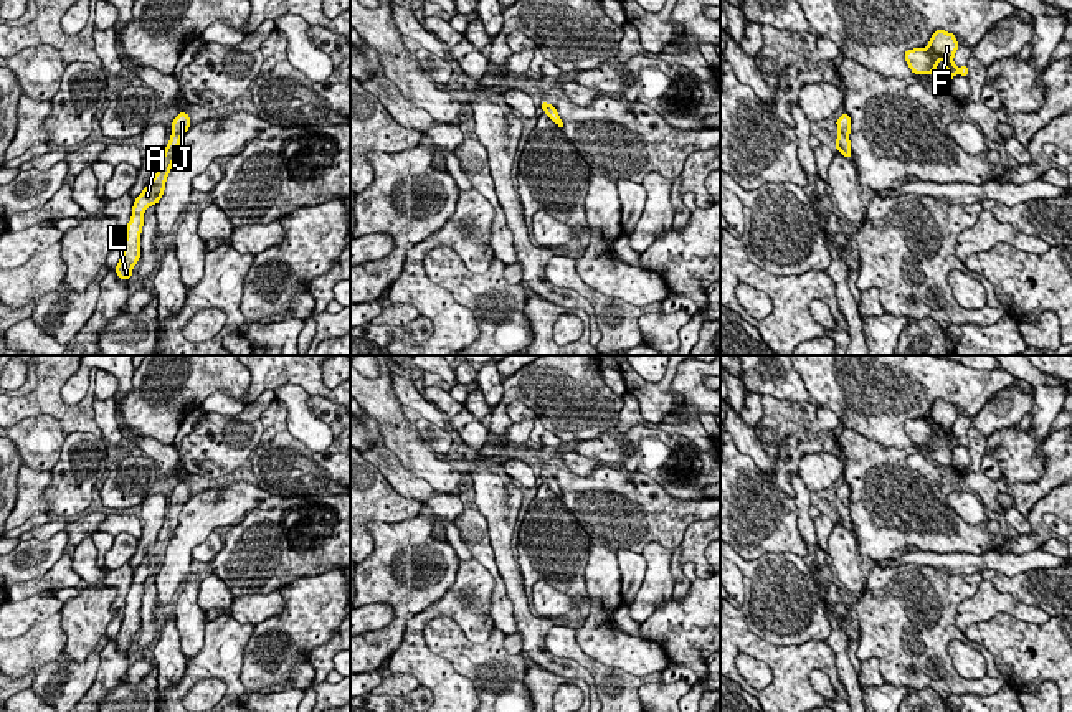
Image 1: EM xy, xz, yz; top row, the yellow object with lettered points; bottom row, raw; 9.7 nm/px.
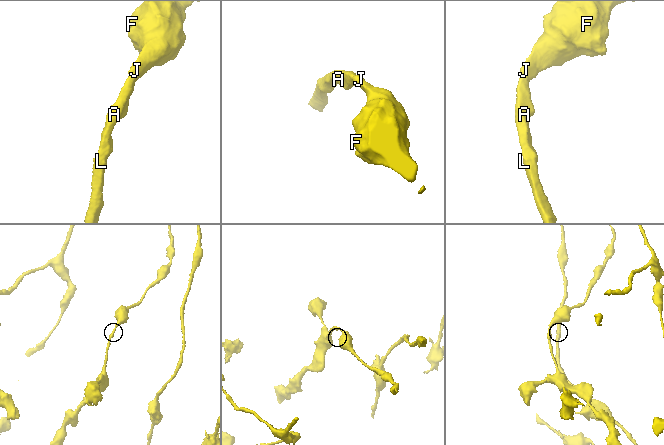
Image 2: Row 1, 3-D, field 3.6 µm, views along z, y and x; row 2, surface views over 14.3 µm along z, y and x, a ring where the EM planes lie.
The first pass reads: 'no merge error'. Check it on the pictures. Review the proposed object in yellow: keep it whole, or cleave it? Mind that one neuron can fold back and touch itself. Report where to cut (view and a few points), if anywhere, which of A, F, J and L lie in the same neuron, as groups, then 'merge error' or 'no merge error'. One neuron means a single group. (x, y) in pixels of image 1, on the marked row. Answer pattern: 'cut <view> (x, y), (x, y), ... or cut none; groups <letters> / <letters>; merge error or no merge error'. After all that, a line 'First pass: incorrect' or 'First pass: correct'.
cut none; groups A F J L; no merge error
First pass: correct

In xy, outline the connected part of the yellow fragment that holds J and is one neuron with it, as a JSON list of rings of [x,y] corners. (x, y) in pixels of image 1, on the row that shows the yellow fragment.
[[[183,111],[178,112],[172,121],[172,135],[165,145],[164,155],[159,162],[157,173],[142,190],[142,193],[134,200],[132,216],[126,226],[124,249],[117,266],[114,268],[121,281],[132,278],[132,269],[140,259],[140,233],[144,226],[144,213],[149,206],[157,205],[165,192],[165,182],[170,169],[178,155],[178,145],[182,135],[192,127],[190,116]]]

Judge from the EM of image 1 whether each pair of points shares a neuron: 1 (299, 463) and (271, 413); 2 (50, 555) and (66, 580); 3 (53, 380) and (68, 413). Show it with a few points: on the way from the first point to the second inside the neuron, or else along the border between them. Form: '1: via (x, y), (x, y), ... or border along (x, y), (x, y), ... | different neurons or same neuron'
1: via (288, 451), (276, 440), (275, 425) | same neuron
2: border along (63, 552), (40, 577), (22, 583) | different neurons
3: via (53, 389), (53, 398), (60, 405) | same neuron

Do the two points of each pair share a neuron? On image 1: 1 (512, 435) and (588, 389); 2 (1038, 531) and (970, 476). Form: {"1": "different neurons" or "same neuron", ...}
{"1": "different neurons", "2": "different neurons"}

